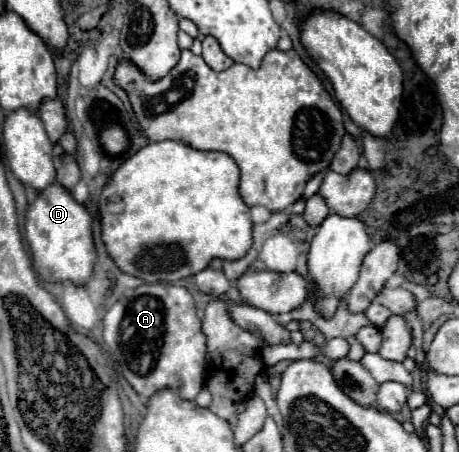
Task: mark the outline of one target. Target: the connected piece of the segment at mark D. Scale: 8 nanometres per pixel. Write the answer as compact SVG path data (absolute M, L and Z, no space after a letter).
M60 183L48 185L44 191L36 193L36 199L28 205L26 211L26 239L32 249L34 267L44 281L66 281L70 279L74 285L84 285L90 279L94 265L94 241L92 241L92 217L82 203L78 203L68 189L60 189Z

